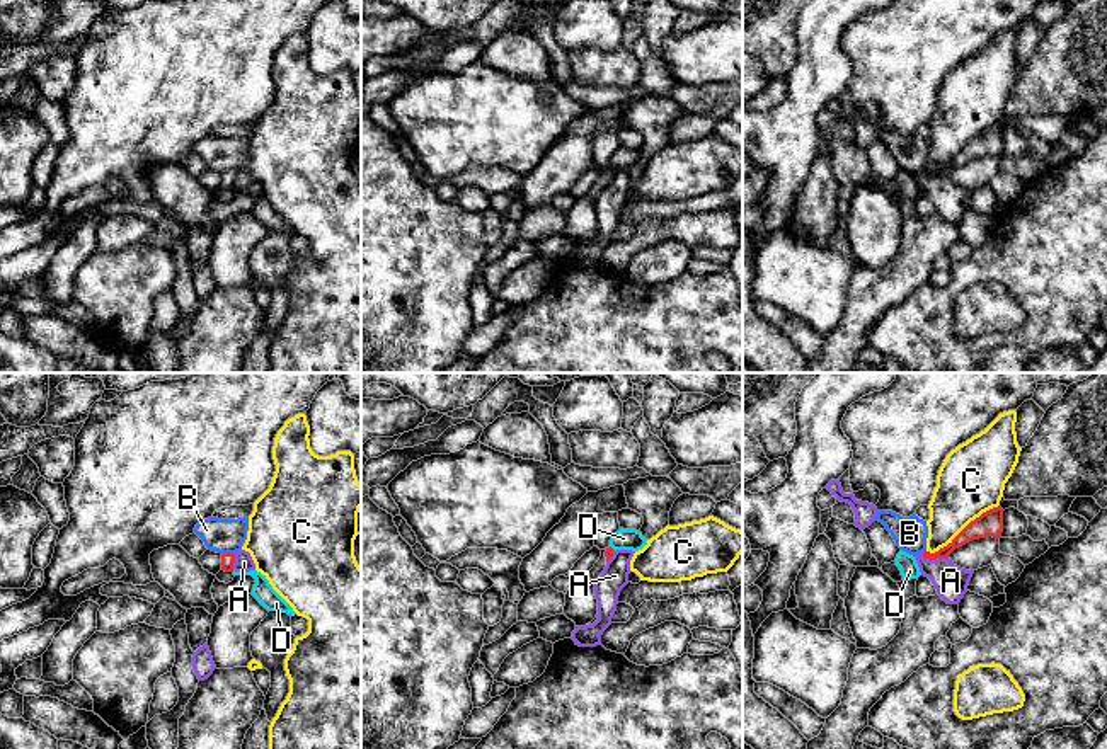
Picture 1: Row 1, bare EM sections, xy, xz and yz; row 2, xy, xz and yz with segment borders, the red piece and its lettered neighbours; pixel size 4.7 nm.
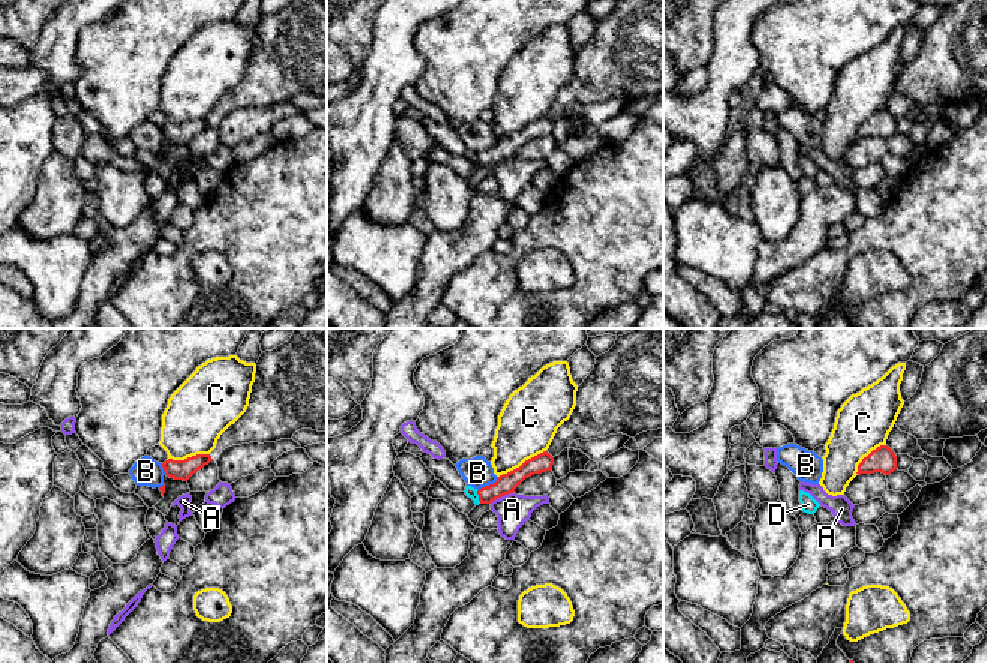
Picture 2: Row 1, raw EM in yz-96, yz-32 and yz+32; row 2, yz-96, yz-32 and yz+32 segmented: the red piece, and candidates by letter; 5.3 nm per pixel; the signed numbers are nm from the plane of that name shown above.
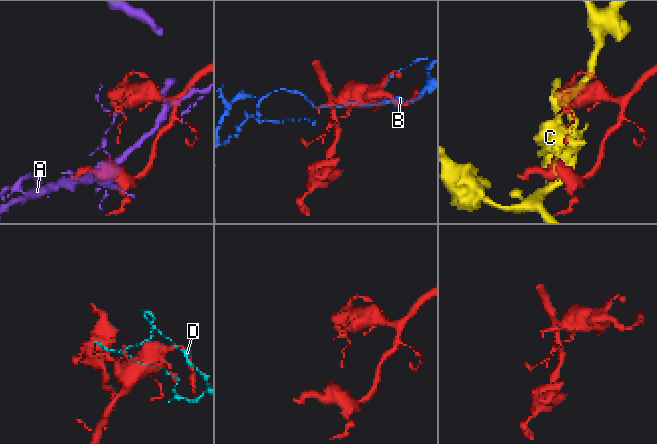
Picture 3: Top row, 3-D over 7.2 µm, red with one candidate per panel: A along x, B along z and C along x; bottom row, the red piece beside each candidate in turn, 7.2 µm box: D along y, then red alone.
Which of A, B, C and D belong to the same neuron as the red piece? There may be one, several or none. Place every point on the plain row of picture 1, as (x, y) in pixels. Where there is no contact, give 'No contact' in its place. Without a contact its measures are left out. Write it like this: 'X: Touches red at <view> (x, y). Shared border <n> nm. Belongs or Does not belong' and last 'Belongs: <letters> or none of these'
A: Touches red at yz (935, 177). Shared border 130 nm. Does not belong
B: Touches red at xy (227, 172). Shared border 70 nm. Does not belong
C: Touches red at yz (963, 148). Shared border 420 nm. Does not belong
D: Touches red at xz (612, 167). Shared border 40 nm. Does not belong
Belongs: none of these

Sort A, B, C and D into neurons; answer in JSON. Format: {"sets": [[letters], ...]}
{"sets": [["A"], ["B"], ["C"], ["D"]]}

